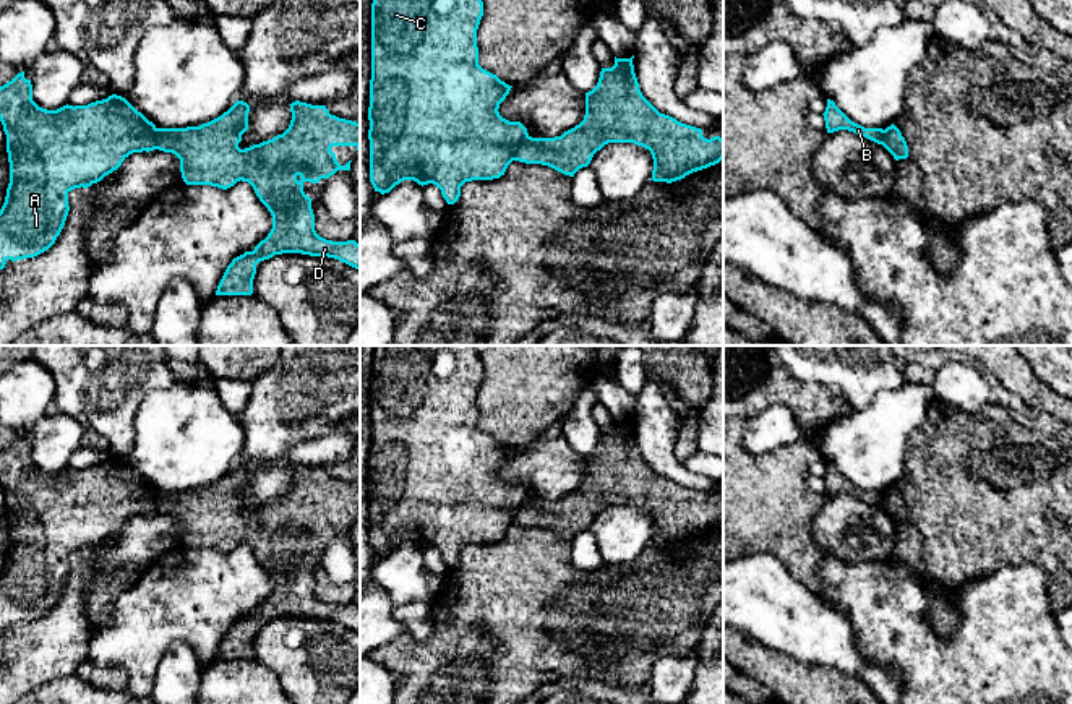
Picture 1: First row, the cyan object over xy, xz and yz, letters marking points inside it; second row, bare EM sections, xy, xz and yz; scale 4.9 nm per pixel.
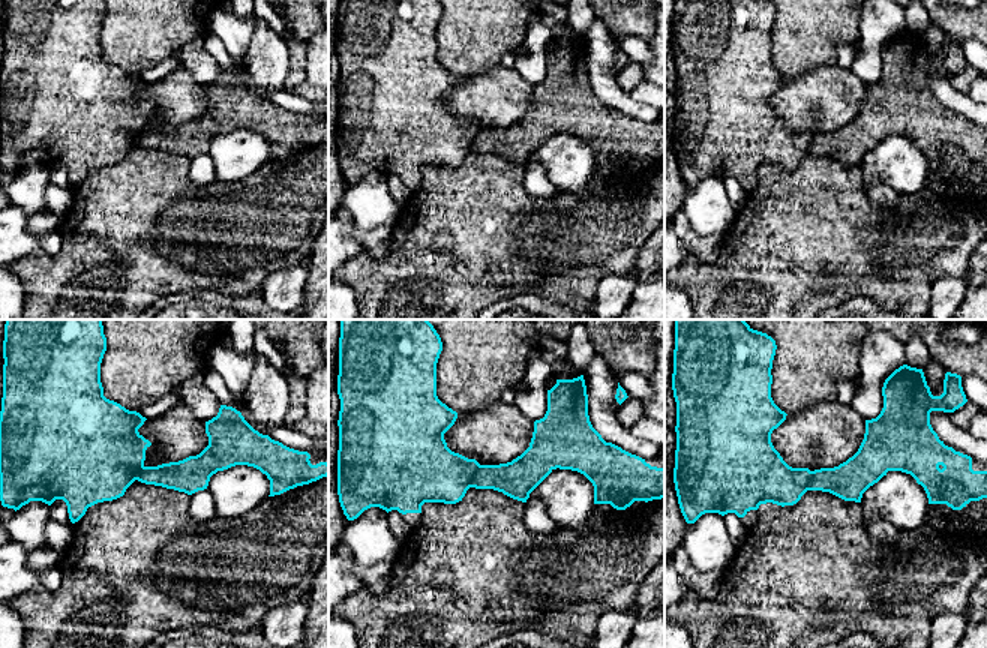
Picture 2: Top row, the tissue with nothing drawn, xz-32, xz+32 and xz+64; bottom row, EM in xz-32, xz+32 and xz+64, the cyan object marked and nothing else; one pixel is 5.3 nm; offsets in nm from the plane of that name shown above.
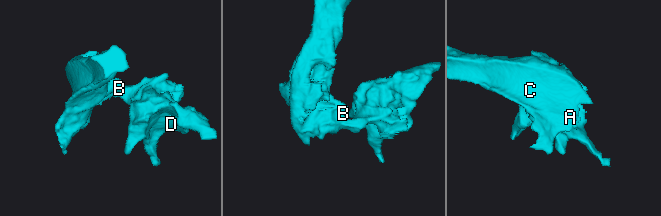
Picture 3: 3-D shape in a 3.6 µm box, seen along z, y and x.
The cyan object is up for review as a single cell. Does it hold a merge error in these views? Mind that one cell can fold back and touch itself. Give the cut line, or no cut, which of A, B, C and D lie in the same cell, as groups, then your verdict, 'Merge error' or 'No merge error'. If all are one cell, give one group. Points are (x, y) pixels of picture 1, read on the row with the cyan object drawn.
Split along xz (527, 135), (513, 159). Groups: A B C / D. Merge error

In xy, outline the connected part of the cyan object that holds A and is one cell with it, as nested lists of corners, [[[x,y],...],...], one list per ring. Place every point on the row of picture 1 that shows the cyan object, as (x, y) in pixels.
[[[24,71],[0,86],[0,122],[10,162],[10,183],[0,209],[0,269],[6,260],[34,258],[55,243],[70,211],[71,190],[101,182],[133,152],[157,149],[156,125],[125,97],[112,94],[88,105],[47,110],[32,101],[32,84]]]

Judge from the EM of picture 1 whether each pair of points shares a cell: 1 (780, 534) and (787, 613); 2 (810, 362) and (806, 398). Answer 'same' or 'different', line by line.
1: different
2: different

